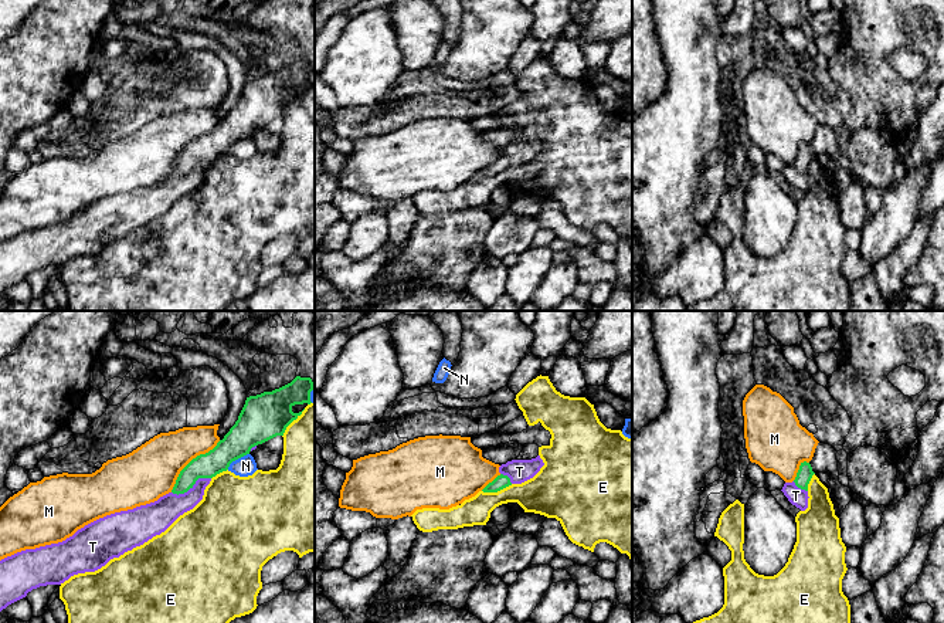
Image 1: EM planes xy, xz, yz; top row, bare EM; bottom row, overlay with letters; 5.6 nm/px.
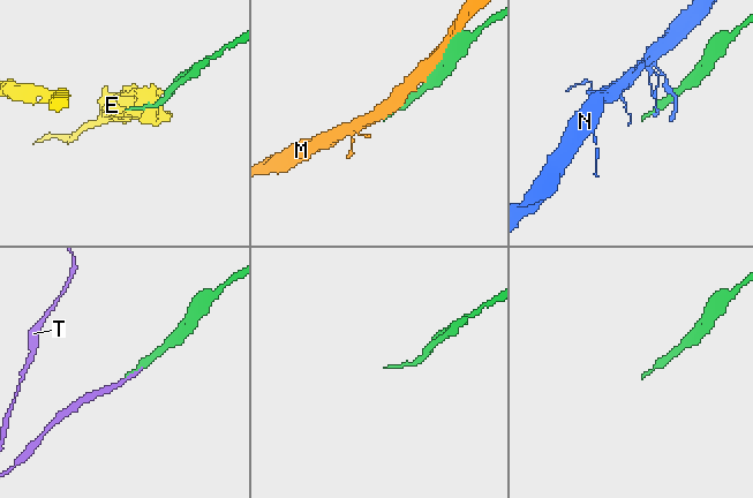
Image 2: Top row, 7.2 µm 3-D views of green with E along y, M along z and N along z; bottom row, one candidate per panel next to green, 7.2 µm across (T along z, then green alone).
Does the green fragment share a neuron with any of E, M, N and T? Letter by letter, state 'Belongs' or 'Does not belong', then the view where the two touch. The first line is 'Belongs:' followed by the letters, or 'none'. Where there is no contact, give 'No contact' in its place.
Belongs: T
E: Does not belong. Touches green in xz
M: Does not belong. Touches green in xy
N: Does not belong. Touches green in xy
T: Belongs. Touches green in xy

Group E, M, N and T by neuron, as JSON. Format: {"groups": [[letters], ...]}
{"groups": [["E"], ["M"], ["N"], ["T"]]}

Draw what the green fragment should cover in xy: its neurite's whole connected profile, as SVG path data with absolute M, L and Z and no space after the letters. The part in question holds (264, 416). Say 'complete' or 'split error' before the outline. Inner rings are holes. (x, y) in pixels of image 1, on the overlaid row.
split error | M296 376L291 383L249 396L235 424L217 446L206 454L193 458L179 474L173 490L157 501L136 507L133 509L115 512L99 518L62 542L26 549L0 561L0 612L9 605L23 599L28 592L40 586L61 585L71 576L95 572L111 559L119 558L128 551L143 545L156 535L164 532L180 515L193 509L204 495L206 487L217 474L227 471L230 464L276 436L283 436L286 427L296 420L302 412L293 413L295 404L310 404L310 392L315 383L310 377Z

